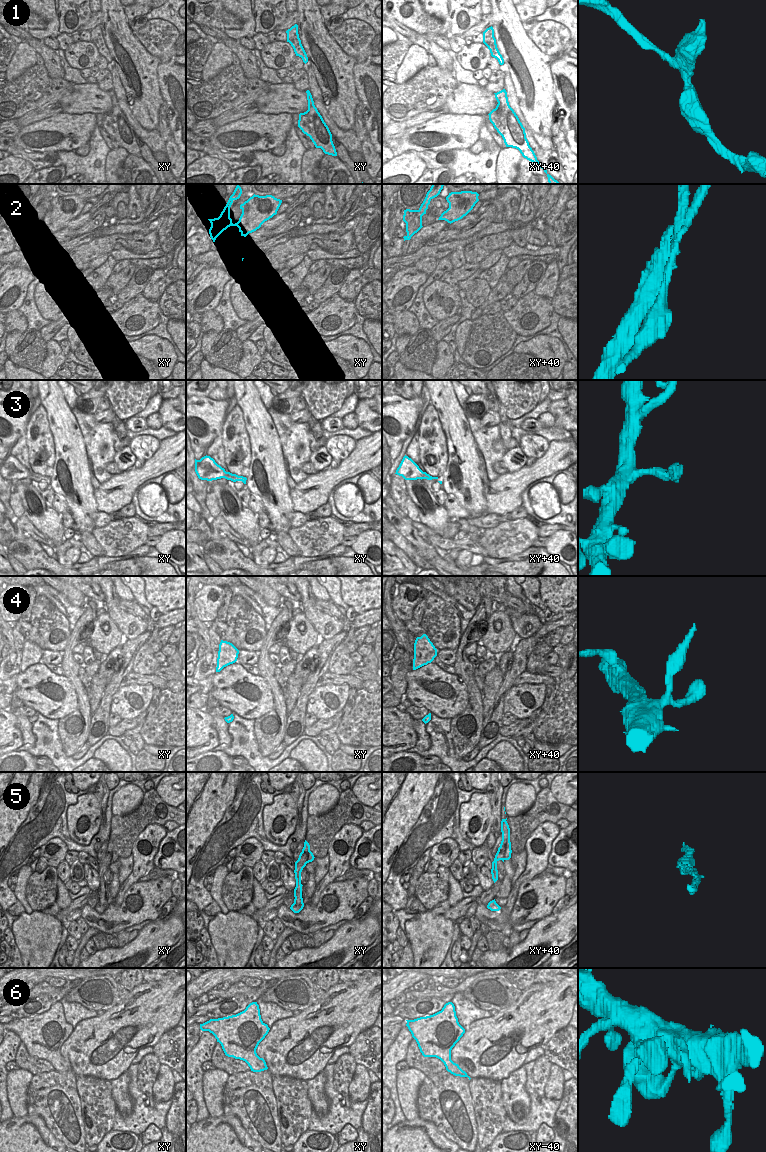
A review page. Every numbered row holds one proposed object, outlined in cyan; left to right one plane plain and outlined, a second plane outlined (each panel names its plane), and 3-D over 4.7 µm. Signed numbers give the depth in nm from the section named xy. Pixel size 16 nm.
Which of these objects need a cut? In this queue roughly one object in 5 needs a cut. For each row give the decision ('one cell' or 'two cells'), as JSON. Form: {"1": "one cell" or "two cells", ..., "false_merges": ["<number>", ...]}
{"1": "one cell", "2": "two cells", "3": "one cell", "4": "one cell", "5": "one cell", "6": "one cell", "false_merges": ["2"]}

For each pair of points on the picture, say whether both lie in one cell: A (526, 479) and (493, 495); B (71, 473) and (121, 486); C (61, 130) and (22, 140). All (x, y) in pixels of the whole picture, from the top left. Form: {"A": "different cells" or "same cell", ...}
{"A": "same cell", "B": "different cells", "C": "same cell"}

